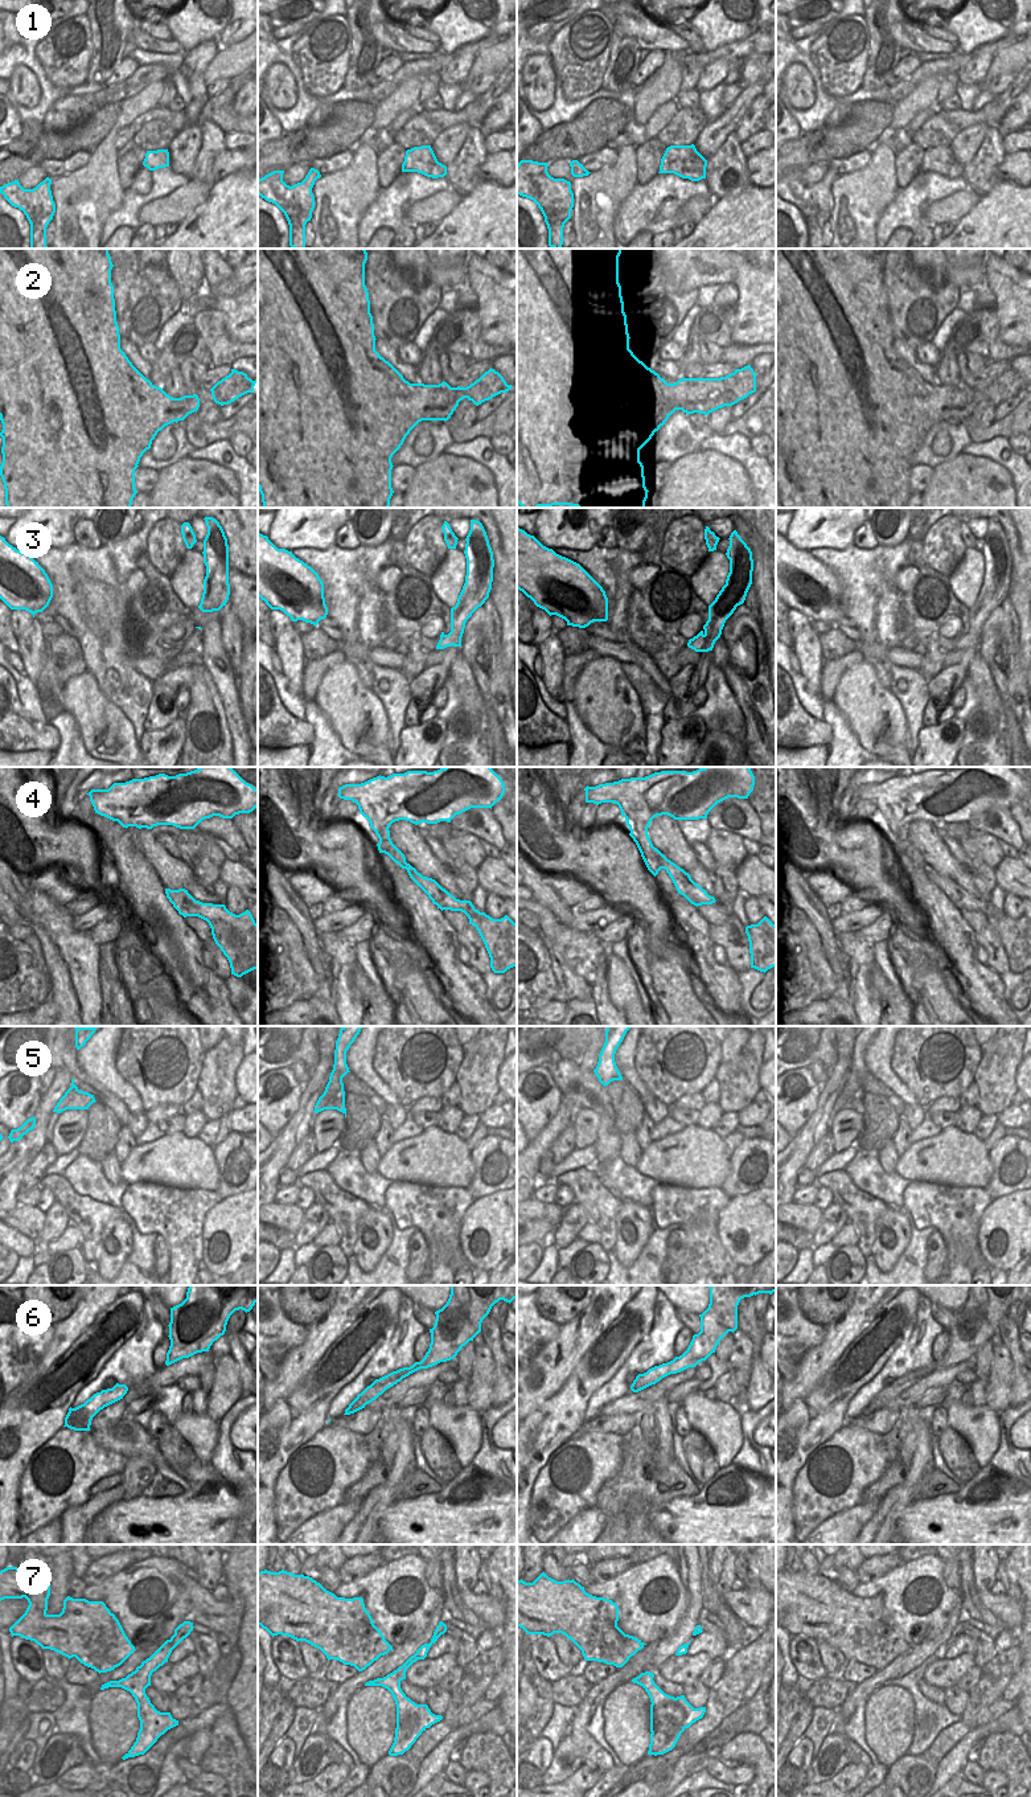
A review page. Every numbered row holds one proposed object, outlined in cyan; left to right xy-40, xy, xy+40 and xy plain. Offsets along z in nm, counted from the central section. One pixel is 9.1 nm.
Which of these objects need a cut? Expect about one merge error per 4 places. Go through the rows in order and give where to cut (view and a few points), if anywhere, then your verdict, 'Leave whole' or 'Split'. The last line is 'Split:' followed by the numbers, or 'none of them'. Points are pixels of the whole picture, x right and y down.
1: No split. Leave whole
2: No split. Leave whole
3: Split along xy+40 (703, 635), (711, 638), (714, 643). Split
4: Split along xy+40 (647, 827), (643, 827), (632, 837). Split
5: No split. Leave whole
6: No split. Leave whole
7: Split along xy+40 (676, 1698), (665, 1706), (668, 1718), (674, 1714), (674, 1735). Split
Split: 3, 4, 7.

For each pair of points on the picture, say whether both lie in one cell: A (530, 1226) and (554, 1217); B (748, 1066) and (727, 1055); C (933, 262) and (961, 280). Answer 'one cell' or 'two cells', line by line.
A: two cells
B: two cells
C: one cell

